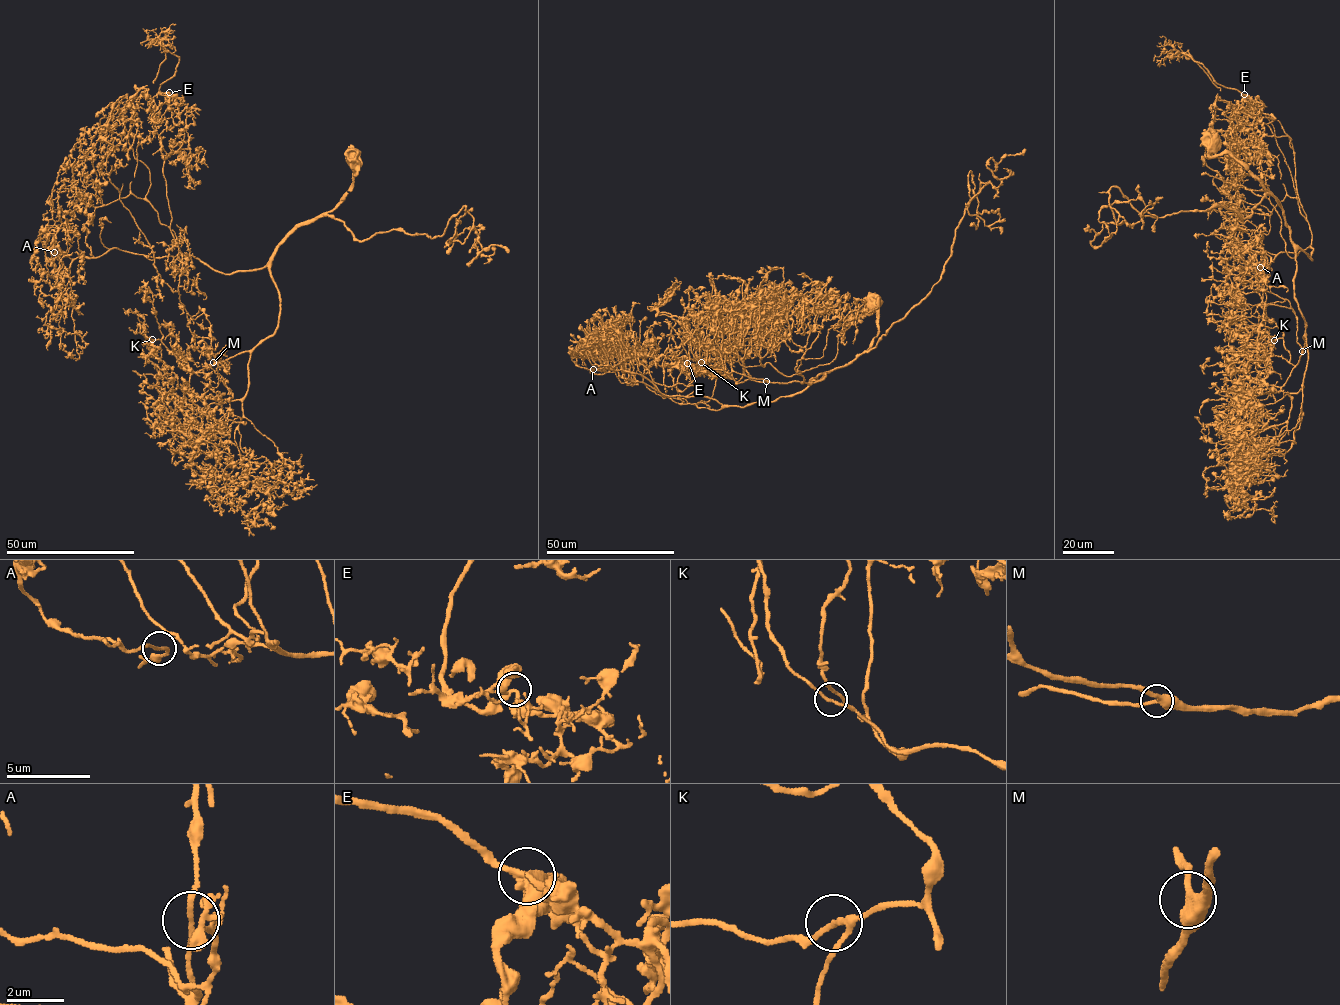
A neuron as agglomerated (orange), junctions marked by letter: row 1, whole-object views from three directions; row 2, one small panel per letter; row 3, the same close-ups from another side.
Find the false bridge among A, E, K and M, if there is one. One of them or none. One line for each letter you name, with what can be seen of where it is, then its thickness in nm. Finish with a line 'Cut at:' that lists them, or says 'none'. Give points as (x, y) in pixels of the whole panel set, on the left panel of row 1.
E: place (169, 92); calibre 280 nm
Cut at: E

